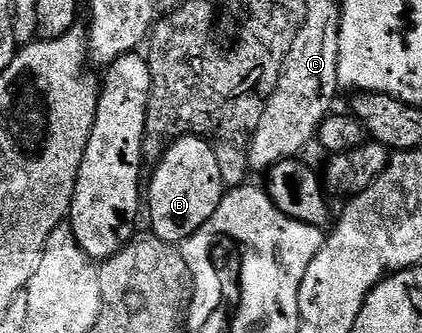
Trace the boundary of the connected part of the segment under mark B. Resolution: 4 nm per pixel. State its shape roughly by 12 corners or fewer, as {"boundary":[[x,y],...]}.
{"boundary":[[180,137],[147,181],[152,236],[184,243],[221,205],[216,148]]}

